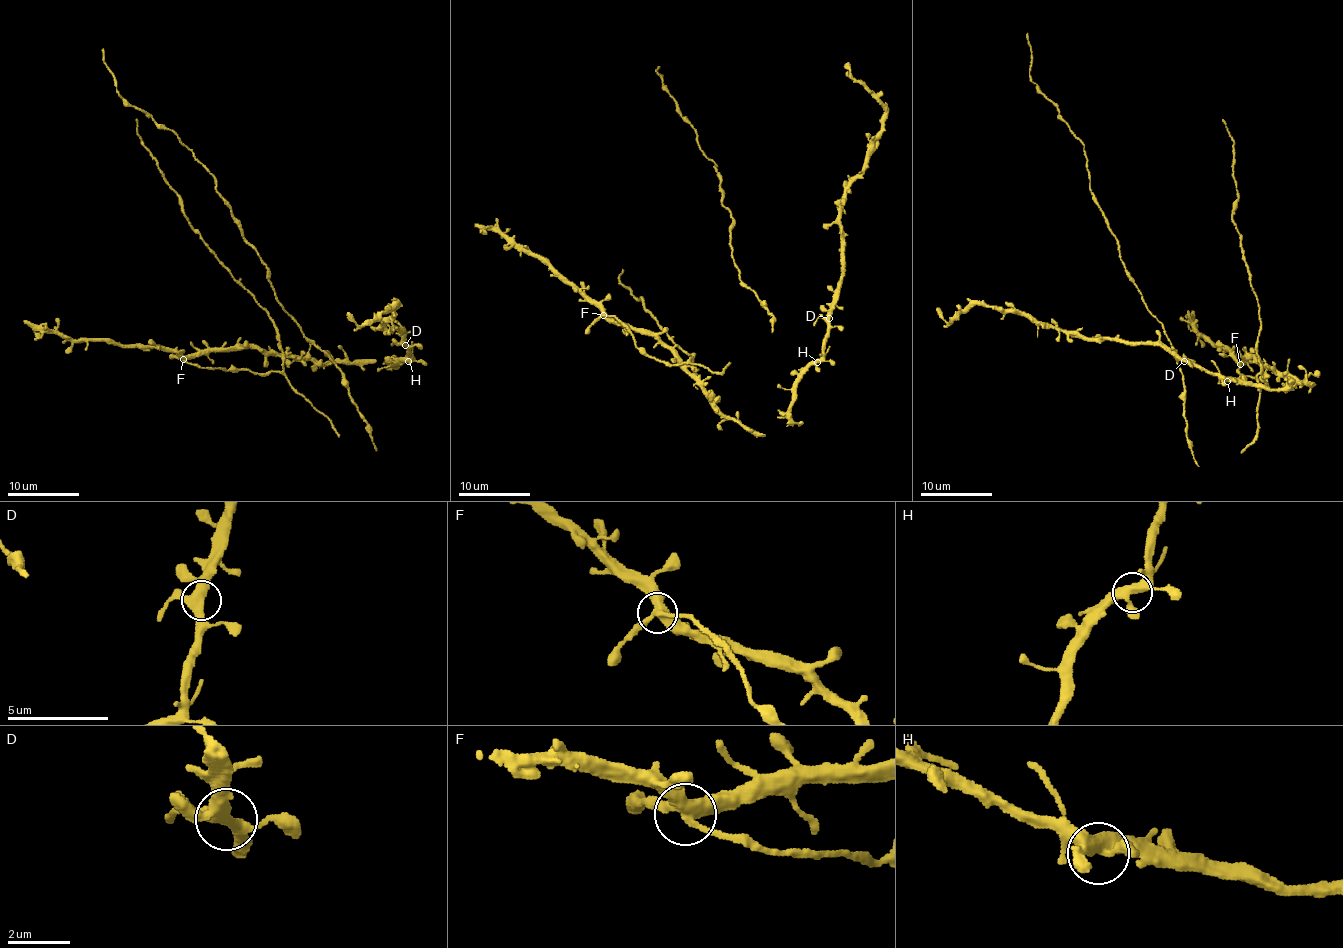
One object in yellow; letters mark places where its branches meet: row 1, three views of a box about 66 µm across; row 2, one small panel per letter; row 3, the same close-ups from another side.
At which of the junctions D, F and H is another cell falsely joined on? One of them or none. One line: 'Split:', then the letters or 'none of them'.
Split: F

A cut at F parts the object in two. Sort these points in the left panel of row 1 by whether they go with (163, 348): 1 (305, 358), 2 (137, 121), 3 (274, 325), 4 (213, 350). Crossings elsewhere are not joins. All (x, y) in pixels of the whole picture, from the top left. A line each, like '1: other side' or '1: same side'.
1: same side
2: other side
3: other side
4: same side

